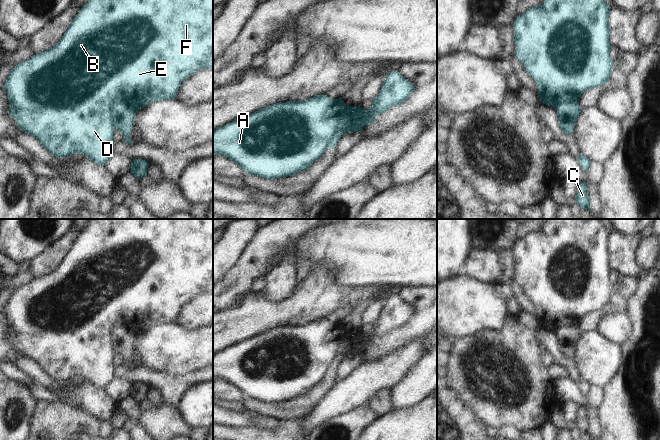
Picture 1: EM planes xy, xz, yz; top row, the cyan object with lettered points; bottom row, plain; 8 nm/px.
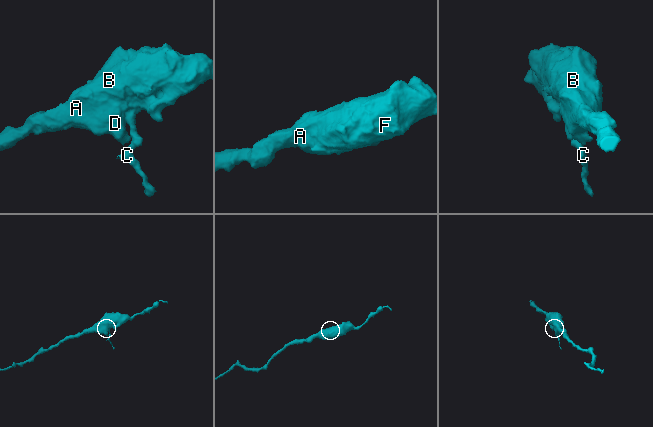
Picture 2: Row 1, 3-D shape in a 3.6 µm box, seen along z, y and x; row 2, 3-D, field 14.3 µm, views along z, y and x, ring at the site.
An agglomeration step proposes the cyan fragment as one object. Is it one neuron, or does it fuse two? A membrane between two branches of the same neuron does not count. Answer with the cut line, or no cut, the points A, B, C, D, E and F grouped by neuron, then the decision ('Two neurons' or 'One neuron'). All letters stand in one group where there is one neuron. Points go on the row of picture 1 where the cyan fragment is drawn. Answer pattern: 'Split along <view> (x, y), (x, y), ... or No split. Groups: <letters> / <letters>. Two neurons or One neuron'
Split along xy (123, 101), (116, 102), (111, 109), (112, 126), (114, 128). Groups: A B D E F / C. Two neurons.

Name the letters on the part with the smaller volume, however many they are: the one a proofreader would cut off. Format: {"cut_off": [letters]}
{"cut_off": ["C"]}

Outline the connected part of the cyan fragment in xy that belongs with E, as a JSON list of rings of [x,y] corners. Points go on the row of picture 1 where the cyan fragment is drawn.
[[[87,0],[86,4],[73,18],[71,24],[69,25],[61,39],[48,50],[36,55],[32,55],[29,59],[18,63],[11,70],[2,88],[5,90],[10,103],[10,109],[8,113],[12,118],[16,120],[17,126],[22,131],[24,131],[25,134],[29,134],[35,137],[53,156],[56,156],[58,158],[64,158],[72,154],[83,154],[96,164],[104,165],[112,156],[113,146],[115,144],[115,142],[113,141],[113,130],[115,128],[113,127],[113,118],[111,115],[111,109],[114,104],[118,102],[124,102],[127,107],[129,107],[132,111],[136,113],[150,102],[156,100],[174,100],[175,96],[178,94],[181,83],[185,81],[189,76],[194,74],[196,71],[204,68],[213,69],[213,0]]]

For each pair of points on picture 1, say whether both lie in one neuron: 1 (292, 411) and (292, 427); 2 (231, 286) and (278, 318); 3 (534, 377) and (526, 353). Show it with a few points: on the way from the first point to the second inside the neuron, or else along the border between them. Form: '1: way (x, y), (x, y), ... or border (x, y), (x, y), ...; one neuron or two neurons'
1: border (306, 414), (300, 417), (285, 418), (280, 421); two neurons
2: border (249, 292), (245, 295); two neurons
3: way (528, 371), (526, 359); one neuron

